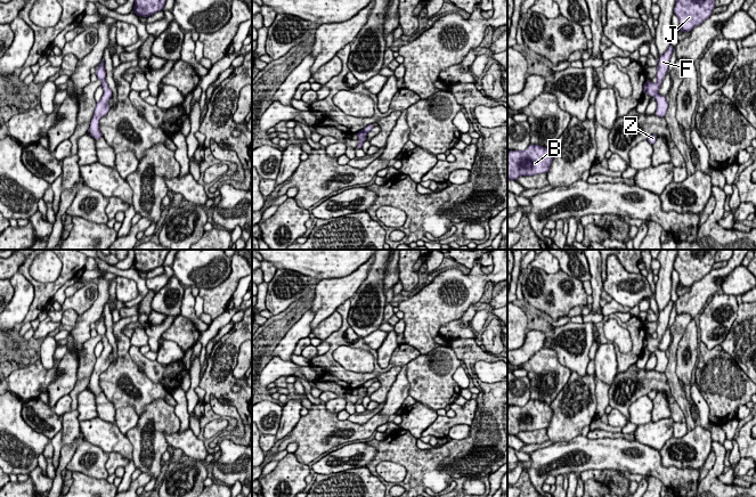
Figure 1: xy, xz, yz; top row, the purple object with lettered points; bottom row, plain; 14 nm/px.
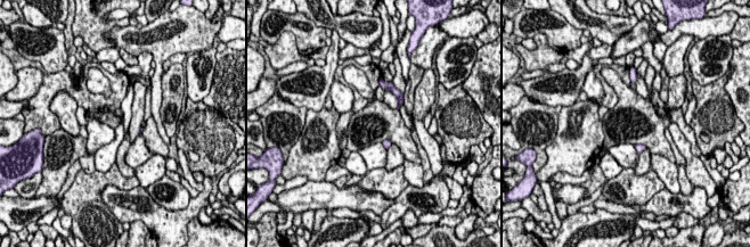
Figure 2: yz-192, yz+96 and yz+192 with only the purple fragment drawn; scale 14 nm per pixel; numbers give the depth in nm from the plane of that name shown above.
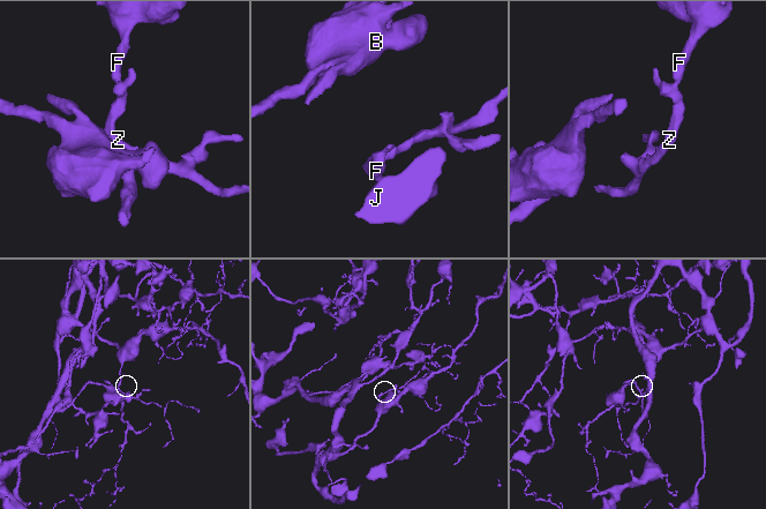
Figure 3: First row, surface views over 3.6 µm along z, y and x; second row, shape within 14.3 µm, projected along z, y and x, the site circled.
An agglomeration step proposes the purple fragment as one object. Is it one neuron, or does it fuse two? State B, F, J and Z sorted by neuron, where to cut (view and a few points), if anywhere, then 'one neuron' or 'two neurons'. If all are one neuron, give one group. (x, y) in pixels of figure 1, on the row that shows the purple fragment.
B F J Z | no cut | one neuron

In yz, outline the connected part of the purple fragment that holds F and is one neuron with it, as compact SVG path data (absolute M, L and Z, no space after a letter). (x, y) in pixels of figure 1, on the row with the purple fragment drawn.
M670 46L668 47L667 51L661 55L658 59L658 66L657 66L657 83L653 82L649 82L648 80L644 83L643 87L643 93L648 93L649 96L653 97L657 101L657 109L655 115L659 116L659 117L665 117L667 108L668 108L668 103L666 100L665 96L661 96L658 93L658 90L660 88L660 84L668 71L668 66L669 66L669 60L673 54L674 47Z

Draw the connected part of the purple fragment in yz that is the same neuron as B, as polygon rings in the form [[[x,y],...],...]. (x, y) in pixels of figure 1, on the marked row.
[[[529,145],[526,150],[507,152],[507,179],[515,181],[521,176],[546,173],[553,156],[551,149],[540,145]]]

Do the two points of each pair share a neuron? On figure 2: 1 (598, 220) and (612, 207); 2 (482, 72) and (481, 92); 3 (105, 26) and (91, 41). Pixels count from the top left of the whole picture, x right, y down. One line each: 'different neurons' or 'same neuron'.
1: different neurons
2: same neuron
3: same neuron

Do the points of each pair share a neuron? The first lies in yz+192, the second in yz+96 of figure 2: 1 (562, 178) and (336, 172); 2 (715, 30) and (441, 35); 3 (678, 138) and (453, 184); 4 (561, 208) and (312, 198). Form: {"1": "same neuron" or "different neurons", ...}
{"1": "same neuron", "2": "different neurons", "3": "same neuron", "4": "different neurons"}

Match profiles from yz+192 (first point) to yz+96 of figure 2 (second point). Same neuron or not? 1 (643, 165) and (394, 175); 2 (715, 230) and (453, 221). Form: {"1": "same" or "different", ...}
{"1": "different", "2": "different"}

